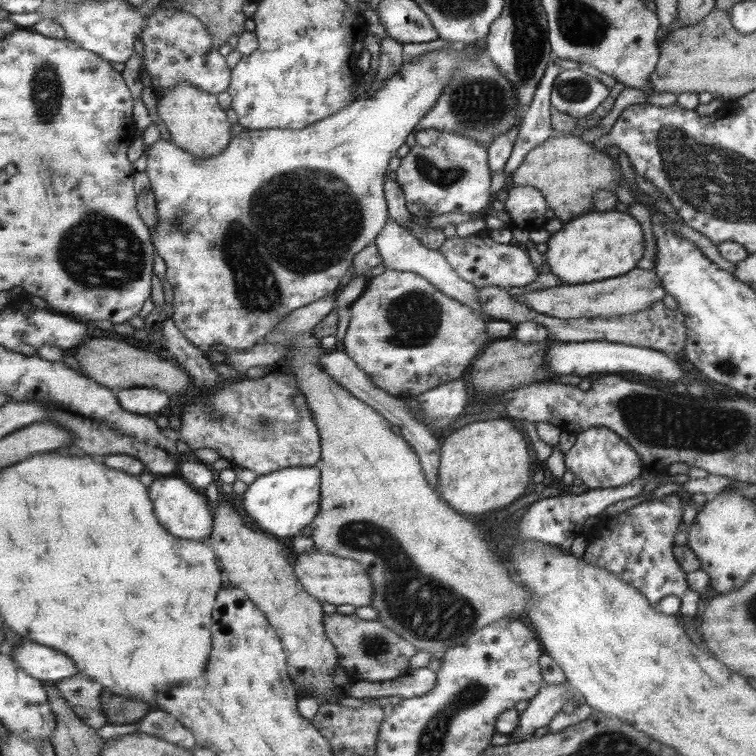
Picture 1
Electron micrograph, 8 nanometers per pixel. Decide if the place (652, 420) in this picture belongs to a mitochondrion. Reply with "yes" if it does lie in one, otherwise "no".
yes

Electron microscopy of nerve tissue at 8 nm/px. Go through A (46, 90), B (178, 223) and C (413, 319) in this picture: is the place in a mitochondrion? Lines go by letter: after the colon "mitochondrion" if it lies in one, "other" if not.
A: mitochondrion
B: mitochondrion
C: mitochondrion

